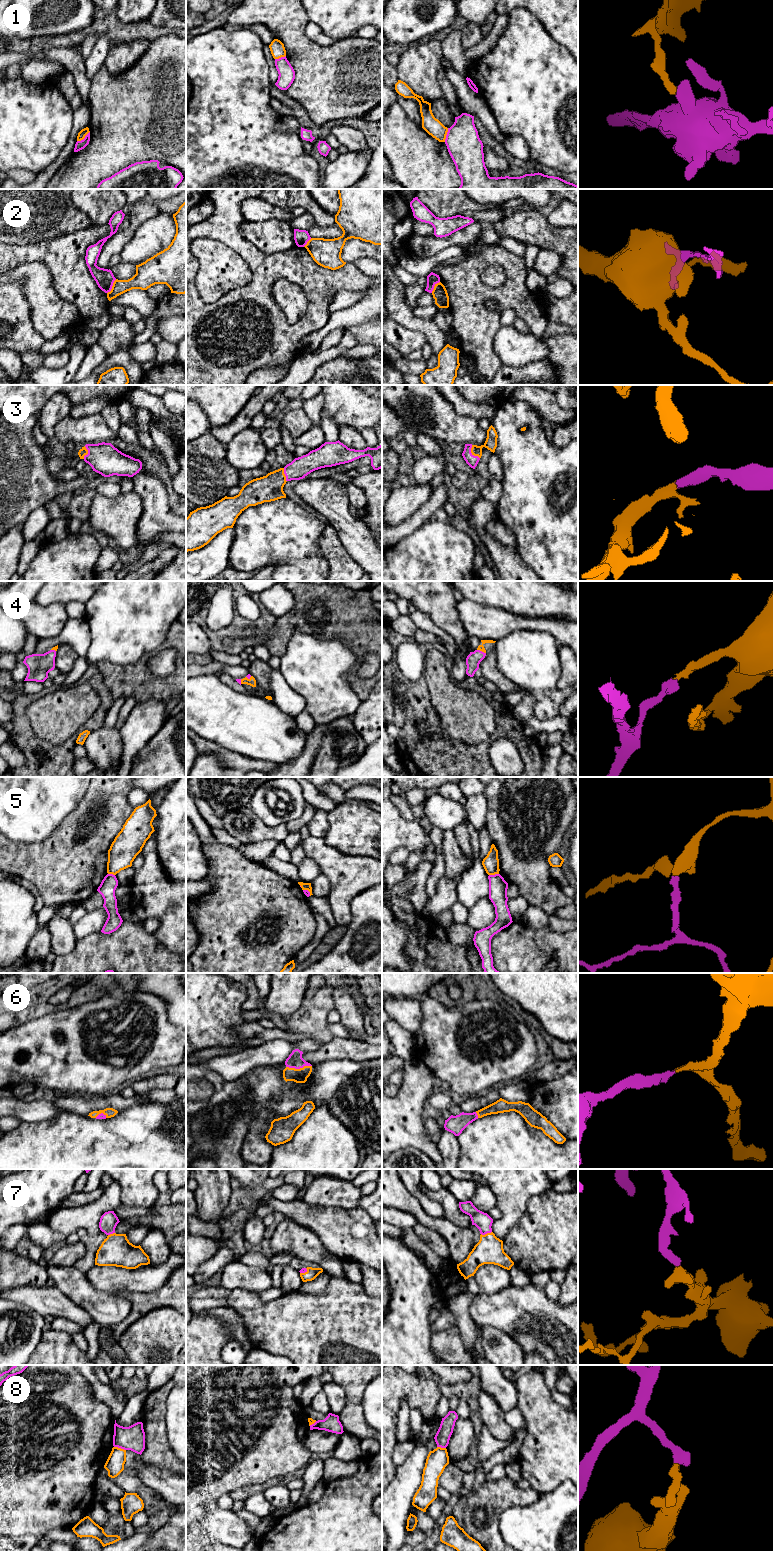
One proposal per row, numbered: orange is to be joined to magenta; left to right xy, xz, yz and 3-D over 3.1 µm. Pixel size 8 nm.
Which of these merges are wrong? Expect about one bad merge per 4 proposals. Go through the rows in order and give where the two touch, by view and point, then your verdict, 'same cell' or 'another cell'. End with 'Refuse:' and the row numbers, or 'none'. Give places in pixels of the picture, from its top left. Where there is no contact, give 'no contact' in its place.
1: xy (84, 138) | another cell
2: xy (112, 285) | another cell
3: yz (471, 453) | same cell
4: yz (481, 651) | same cell
5: yz (493, 875) | another cell
6: xz (298, 1068) | same cell
7: yz (486, 1233) | same cell
8: xy (120, 1447) | another cell
Refuse: 1, 2, 5, 8

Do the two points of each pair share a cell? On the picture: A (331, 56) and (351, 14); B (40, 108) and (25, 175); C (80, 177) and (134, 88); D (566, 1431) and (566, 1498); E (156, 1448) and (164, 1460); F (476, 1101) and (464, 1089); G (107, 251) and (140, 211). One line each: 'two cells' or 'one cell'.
A: two cells
B: two cells
C: one cell
D: two cells
E: one cell
F: two cells
G: one cell

